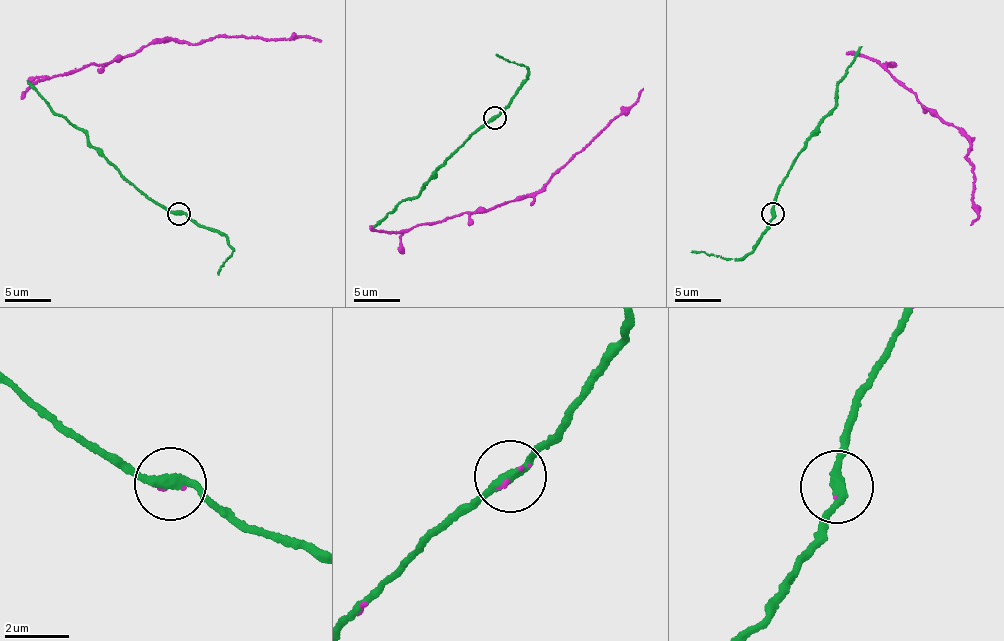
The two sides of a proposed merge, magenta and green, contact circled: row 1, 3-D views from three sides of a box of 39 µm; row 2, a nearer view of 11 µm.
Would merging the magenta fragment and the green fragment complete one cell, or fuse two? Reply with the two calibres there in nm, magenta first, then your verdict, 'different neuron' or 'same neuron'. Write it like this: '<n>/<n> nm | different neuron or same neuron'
60/280 nm | same neuron

